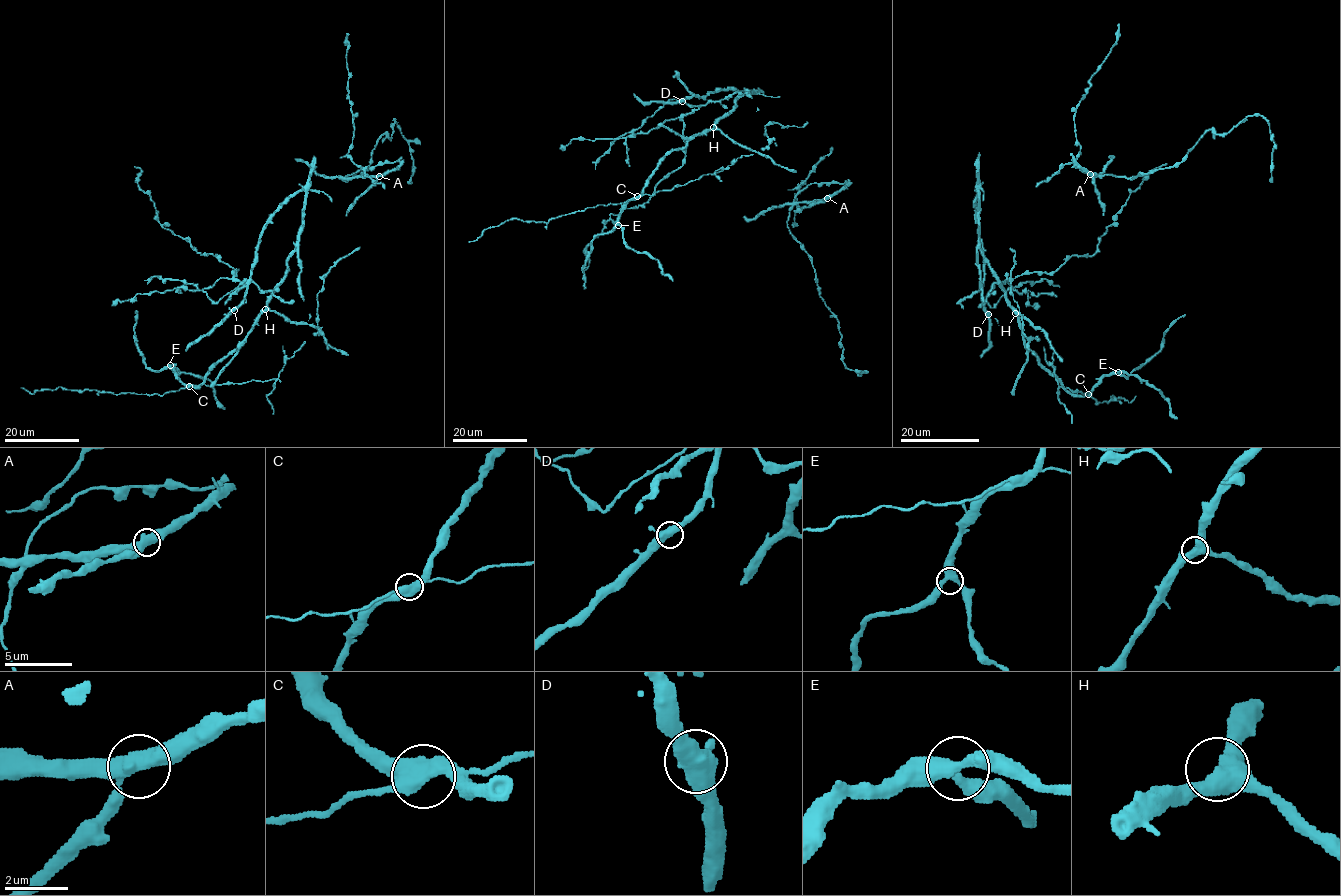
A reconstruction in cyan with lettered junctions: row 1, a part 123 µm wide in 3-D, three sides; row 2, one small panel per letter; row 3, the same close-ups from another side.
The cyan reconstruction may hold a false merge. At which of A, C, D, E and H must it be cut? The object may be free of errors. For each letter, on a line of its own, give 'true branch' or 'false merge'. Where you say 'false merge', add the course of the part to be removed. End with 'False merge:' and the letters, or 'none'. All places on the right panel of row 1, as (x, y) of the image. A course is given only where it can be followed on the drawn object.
A: true branch
C: false merge; foreign part runs (1088, 394), (1096, 404), (1115, 399), (1111, 397), (1113, 395), (1130, 403), (1136, 396)
D: true branch
E: true branch
H: true branch
False merge: C

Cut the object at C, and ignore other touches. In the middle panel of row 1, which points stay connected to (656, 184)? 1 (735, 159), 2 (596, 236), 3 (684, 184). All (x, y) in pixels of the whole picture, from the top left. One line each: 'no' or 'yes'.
1: no
2: yes
3: no

